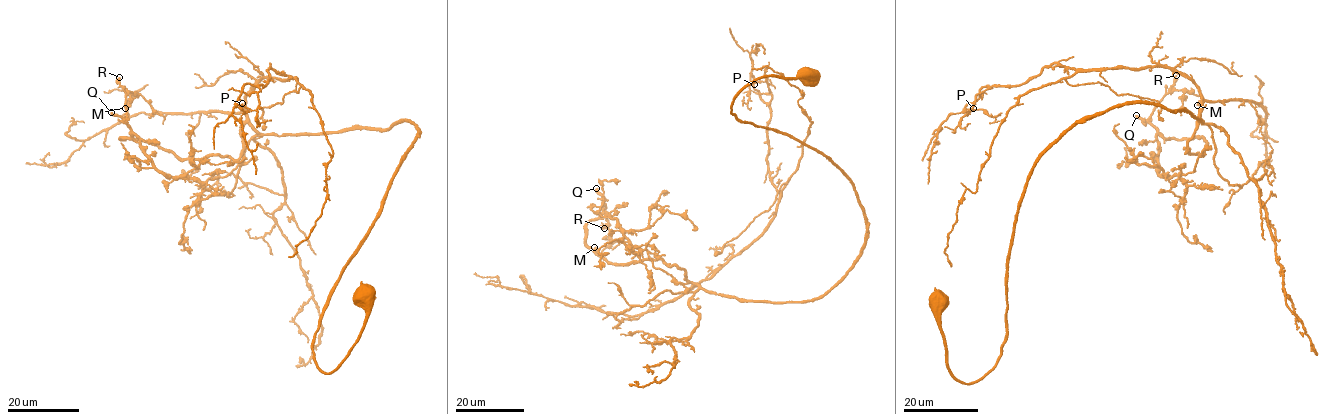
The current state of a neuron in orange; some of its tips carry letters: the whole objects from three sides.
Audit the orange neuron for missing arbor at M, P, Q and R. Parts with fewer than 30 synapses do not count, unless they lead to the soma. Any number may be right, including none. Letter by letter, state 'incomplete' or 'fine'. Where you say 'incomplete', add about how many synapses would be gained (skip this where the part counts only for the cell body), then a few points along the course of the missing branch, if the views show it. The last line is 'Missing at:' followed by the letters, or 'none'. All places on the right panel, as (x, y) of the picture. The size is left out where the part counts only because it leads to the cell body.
M: fine
P: fine
Q: incomplete; about 200 synapses; missing branch runs (1136, 115), (1163, 89), (1144, 113), (1120, 123), (1113, 122), (1098, 103), (1063, 98)
R: fine
Missing at: Q

